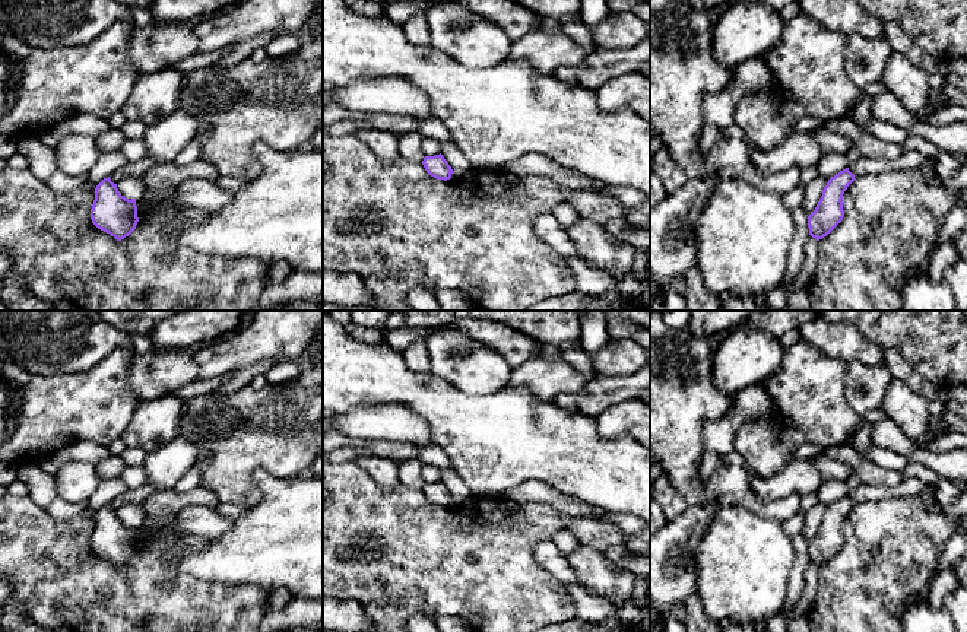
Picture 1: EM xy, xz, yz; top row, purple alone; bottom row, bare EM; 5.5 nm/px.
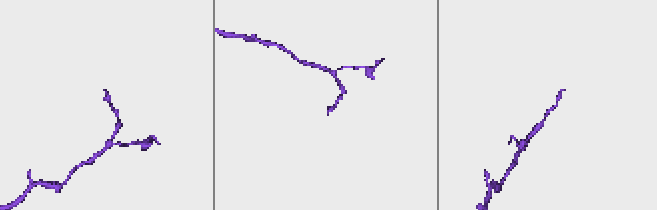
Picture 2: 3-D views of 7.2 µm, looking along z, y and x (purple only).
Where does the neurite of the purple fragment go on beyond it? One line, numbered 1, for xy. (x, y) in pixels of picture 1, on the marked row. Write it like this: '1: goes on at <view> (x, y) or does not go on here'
1: does not go on here

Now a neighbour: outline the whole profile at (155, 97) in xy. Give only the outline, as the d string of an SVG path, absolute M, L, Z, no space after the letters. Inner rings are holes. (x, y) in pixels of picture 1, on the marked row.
M172 67L152 74L139 74L130 96L120 111L127 121L140 121L146 127L159 123L178 108L183 77Z

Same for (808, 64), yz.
M802 13L786 22L780 42L761 55L774 76L774 85L741 99L735 111L735 126L755 149L771 150L781 144L795 131L795 121L802 117L825 121L840 118L857 102L862 90L846 73L846 44L846 35Z

